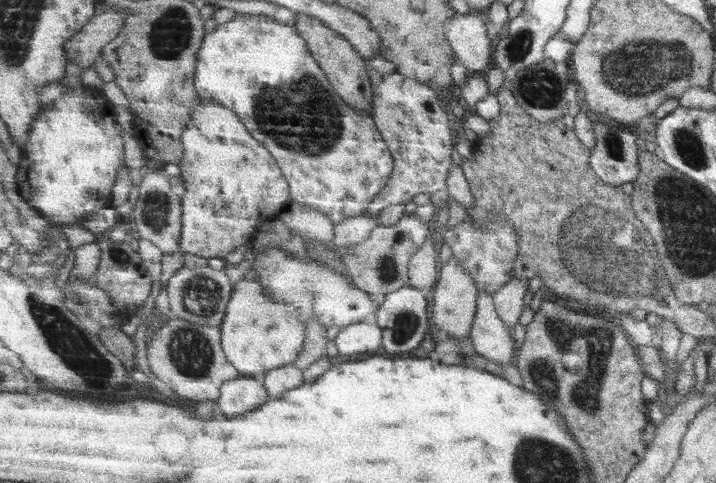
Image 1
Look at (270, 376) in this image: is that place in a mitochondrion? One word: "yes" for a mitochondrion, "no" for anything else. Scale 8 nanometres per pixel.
no

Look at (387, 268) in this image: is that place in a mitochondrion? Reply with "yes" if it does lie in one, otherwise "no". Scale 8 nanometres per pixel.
yes

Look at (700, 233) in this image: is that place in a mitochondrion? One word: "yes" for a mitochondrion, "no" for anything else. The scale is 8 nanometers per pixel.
yes

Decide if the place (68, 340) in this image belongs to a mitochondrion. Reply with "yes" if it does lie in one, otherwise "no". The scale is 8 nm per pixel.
yes

